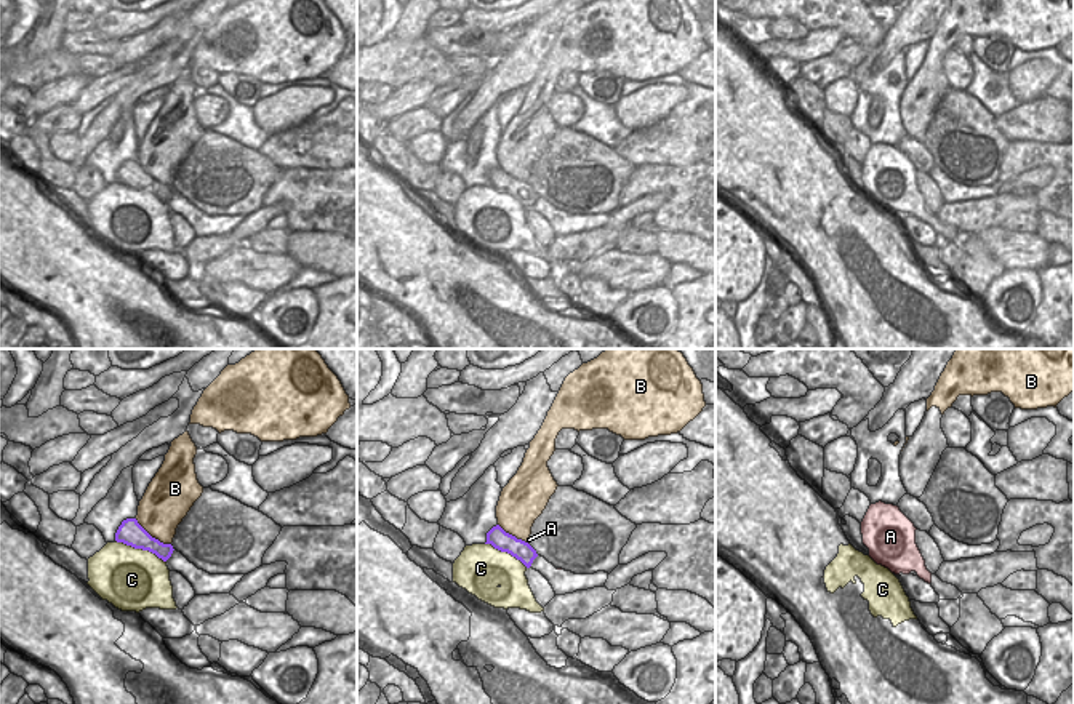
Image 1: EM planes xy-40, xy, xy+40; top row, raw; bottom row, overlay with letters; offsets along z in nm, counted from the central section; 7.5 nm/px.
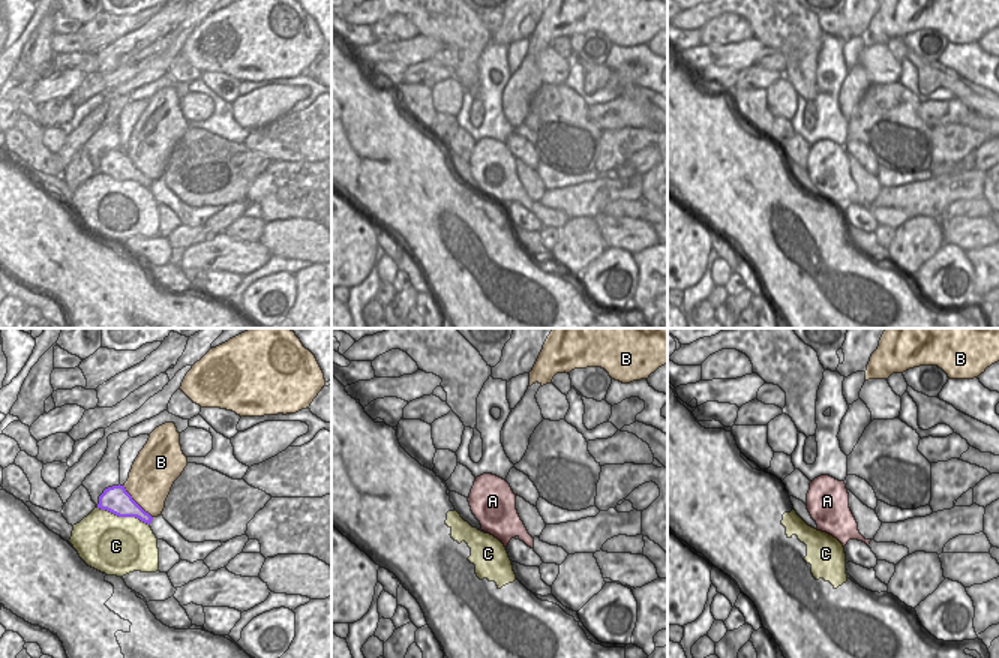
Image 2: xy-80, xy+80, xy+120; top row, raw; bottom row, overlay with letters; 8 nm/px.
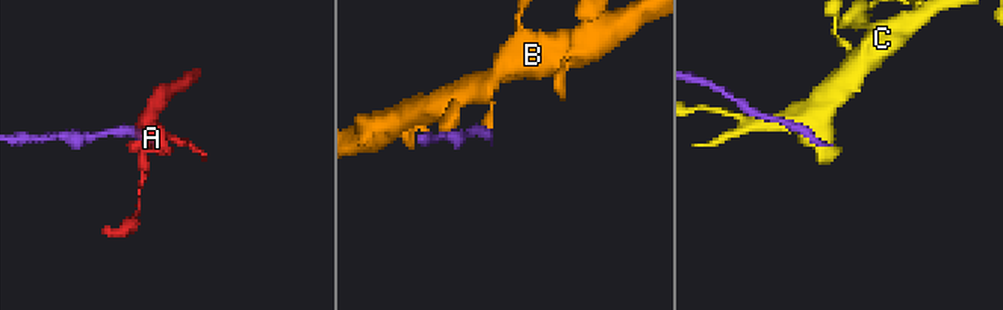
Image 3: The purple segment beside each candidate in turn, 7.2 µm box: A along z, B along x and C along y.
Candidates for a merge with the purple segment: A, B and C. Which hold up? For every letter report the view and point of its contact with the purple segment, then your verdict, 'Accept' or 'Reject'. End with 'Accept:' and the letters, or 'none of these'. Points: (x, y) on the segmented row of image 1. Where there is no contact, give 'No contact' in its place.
A: No contact. Reject
B: Touches purple at xy-40 (151, 536). Reject
C: Touches purple at xy-40 (141, 548). Reject
Accept: none of these.

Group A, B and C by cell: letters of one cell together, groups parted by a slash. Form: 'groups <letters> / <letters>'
groups A C / B

